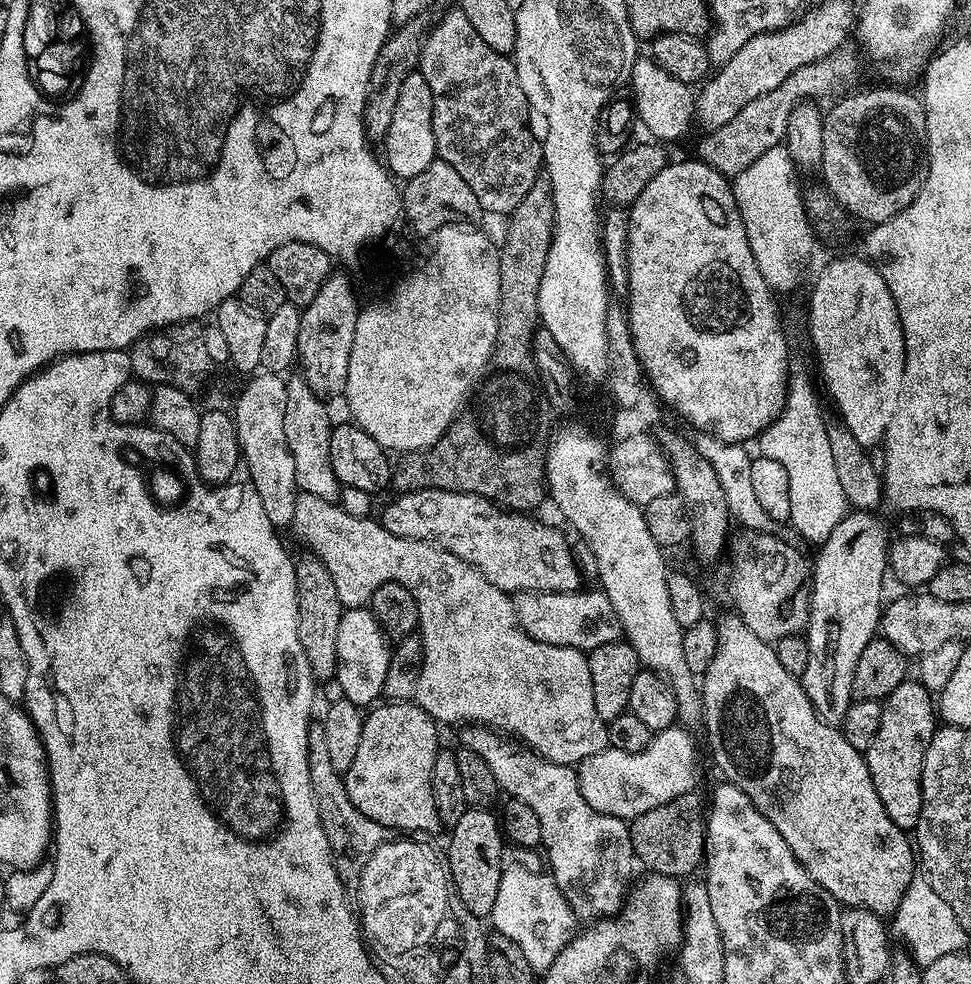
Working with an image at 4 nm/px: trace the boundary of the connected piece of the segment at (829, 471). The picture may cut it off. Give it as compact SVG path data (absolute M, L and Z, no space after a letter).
M793 359L788 366L788 393L784 399L784 408L771 424L760 433L758 437L758 445L760 444L760 449L758 449L759 455L765 456L766 458L774 458L774 462L779 462L779 464L785 468L786 475L790 478L790 524L791 527L796 527L797 532L806 540L809 540L813 546L819 546L824 543L826 538L830 538L830 530L834 530L834 526L838 526L838 522L843 520L846 513L849 511L850 505L848 499L844 496L844 491L842 490L842 482L838 482L838 466L834 466L834 454L830 454L830 438L828 437L829 425L824 424L824 416L820 413L820 400L816 397L816 392L812 389L812 384L808 381L808 372L804 369L804 364L800 360Z

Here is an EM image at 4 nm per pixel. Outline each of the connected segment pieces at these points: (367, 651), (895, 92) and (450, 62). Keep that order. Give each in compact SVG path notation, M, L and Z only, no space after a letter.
M371 607L345 608L338 622L338 658L334 677L334 684L340 687L339 695L358 705L361 710L375 705L384 695L386 672L390 670L391 657L390 641L380 629Z
M892 87L896 88L868 88L865 92L841 95L837 99L840 101L823 113L822 162L818 169L819 175L824 175L823 187L849 217L869 220L867 223L872 226L906 210L922 190L928 173L928 135L921 97L903 92L903 87Z
M453 8L425 36L418 70L431 92L437 157L465 179L483 213L511 215L543 165L543 145L533 130L515 61L490 49L466 14Z

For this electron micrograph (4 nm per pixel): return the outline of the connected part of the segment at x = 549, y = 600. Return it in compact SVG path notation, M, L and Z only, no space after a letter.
M520 590L515 593L512 605L516 611L516 623L530 638L554 646L579 648L587 654L598 646L606 646L621 639L622 629L614 606L603 590L596 592L537 592Z

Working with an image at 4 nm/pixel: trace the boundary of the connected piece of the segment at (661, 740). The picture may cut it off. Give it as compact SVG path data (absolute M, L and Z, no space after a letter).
M673 726L655 733L644 752L627 752L606 747L598 754L580 761L576 768L576 777L582 790L582 798L586 798L586 802L590 802L594 810L630 822L634 817L646 814L646 810L654 810L654 806L662 806L682 794L693 791L697 787L696 740L688 732L691 731L687 727Z

